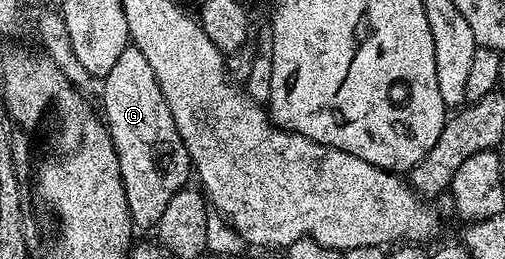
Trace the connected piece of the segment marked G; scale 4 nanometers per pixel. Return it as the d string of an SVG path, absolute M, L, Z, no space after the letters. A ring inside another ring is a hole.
M128 46L121 54L121 58L117 58L113 70L109 70L109 74L102 77L101 84L103 84L103 112L107 115L105 125L111 133L111 140L119 155L121 178L125 186L125 198L132 225L136 229L154 229L161 214L165 214L165 206L169 206L169 198L173 198L173 194L188 187L190 180L187 179L192 179L193 176L191 159L181 142L181 134L177 132L173 114L169 112L169 106L165 102L165 94L161 94L161 86L157 86L157 74L153 74L153 66L149 66L149 58L145 58L141 50Z

